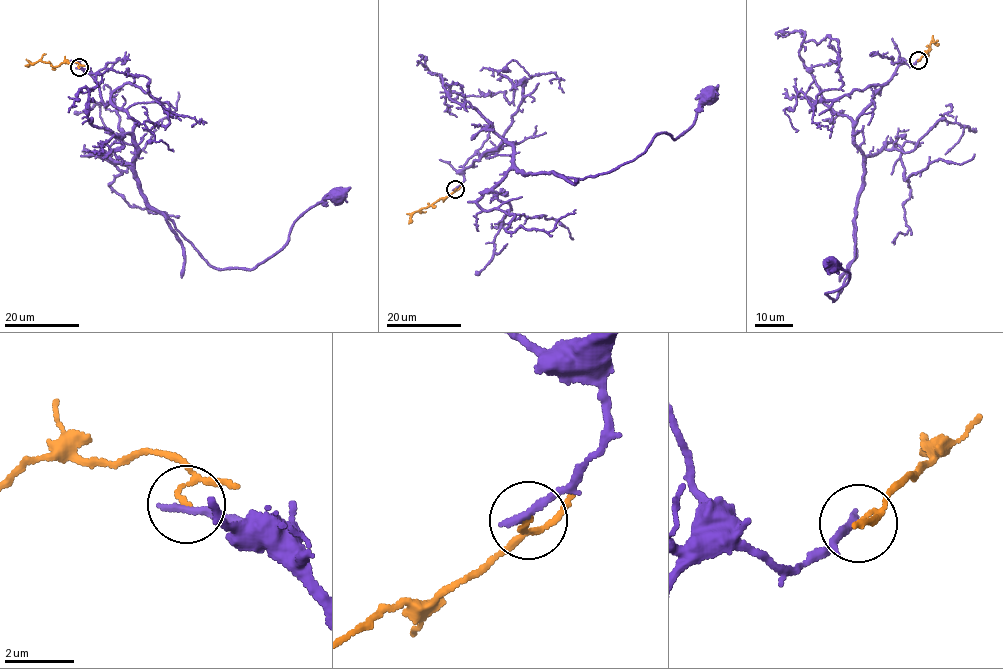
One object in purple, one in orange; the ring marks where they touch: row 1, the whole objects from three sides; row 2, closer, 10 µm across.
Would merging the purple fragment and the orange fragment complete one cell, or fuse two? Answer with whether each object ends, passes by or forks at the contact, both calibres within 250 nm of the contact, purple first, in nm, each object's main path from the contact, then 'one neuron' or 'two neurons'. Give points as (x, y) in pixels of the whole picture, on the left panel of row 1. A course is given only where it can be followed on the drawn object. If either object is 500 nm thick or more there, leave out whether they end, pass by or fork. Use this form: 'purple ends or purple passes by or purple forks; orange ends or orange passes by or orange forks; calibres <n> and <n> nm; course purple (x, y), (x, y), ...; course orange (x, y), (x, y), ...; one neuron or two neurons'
purple ends; orange ends; calibres 240 and 120 nm; course purple (78, 67), (134, 122), (143, 198), (213, 267), (253, 268), (337, 194); course orange (79, 67), (77, 62), (61, 62), (55, 67), (39, 61), (25, 66); two neurons

